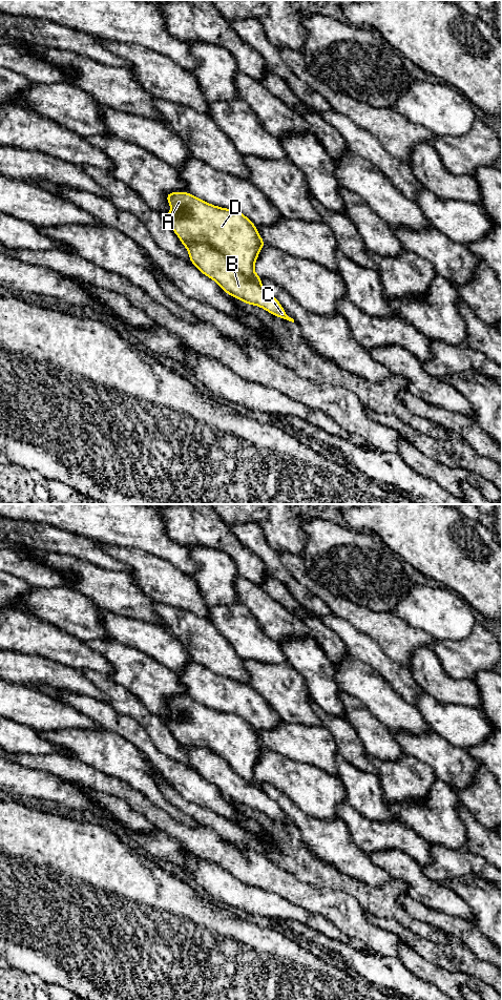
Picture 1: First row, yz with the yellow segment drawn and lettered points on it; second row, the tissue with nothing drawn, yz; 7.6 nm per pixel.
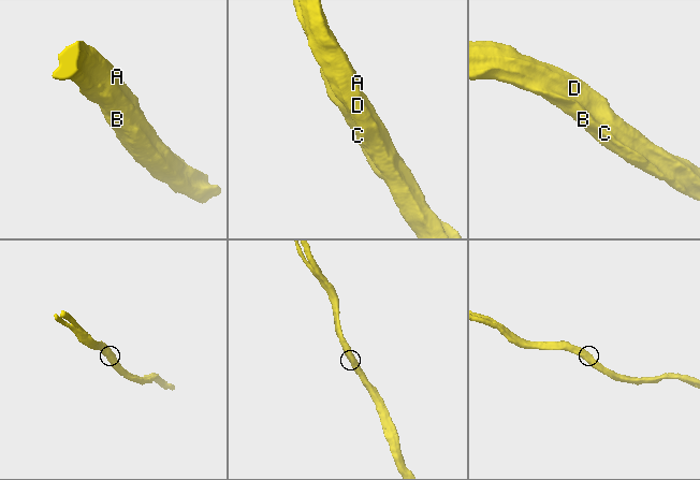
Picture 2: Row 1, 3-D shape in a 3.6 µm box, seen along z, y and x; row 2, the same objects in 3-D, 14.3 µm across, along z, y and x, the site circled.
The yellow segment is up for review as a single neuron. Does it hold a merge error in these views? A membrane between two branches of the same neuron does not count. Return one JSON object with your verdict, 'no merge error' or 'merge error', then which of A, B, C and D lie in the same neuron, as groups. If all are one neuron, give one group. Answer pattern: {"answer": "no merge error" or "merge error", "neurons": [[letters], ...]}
{"answer": "merge error", "neurons": [["A", "D"], ["B", "C"]]}

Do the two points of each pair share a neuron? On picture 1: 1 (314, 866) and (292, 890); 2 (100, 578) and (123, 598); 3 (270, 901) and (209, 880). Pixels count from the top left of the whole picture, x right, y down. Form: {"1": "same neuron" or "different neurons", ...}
{"1": "different neurons", "2": "same neuron", "3": "same neuron"}

